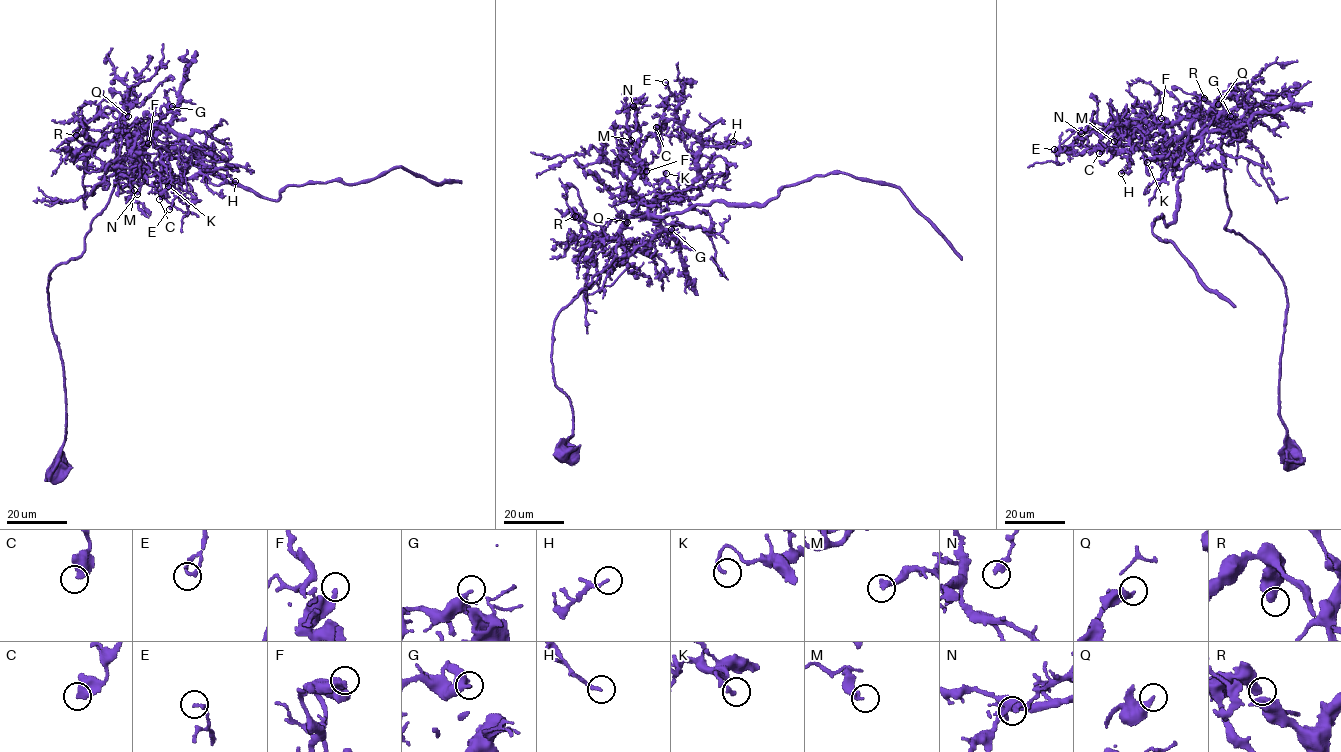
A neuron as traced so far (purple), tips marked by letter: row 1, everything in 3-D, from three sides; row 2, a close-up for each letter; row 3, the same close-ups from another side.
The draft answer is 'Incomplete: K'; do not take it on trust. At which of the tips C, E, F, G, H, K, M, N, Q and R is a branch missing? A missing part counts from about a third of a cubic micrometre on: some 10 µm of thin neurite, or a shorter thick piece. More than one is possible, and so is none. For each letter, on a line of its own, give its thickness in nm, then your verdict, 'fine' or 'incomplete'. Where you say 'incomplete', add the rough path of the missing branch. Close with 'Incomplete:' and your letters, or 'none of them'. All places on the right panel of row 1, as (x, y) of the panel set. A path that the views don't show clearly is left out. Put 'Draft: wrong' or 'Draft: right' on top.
Draft: wrong
C: 440 nm | fine
E: 180 nm | fine
F: 280 nm | fine
G: 260 nm | fine
H: 170 nm | fine
K: 160 nm | fine
M: 300 nm | fine
N: 260 nm | fine
Q: 360 nm | fine
R: 600 nm | fine
Incomplete: none of them

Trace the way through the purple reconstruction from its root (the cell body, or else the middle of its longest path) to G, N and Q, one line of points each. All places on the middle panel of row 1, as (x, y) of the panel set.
G: (562, 452), (572, 405), (554, 379), (554, 320), (616, 256), (627, 218), (648, 218), (659, 234), (671, 229)
N: (562, 452), (572, 405), (553, 322), (648, 207), (630, 186), (633, 106)
Q: (562, 452), (573, 430), (572, 405), (554, 379), (553, 322), (592, 276), (616, 256), (616, 234), (627, 222)

